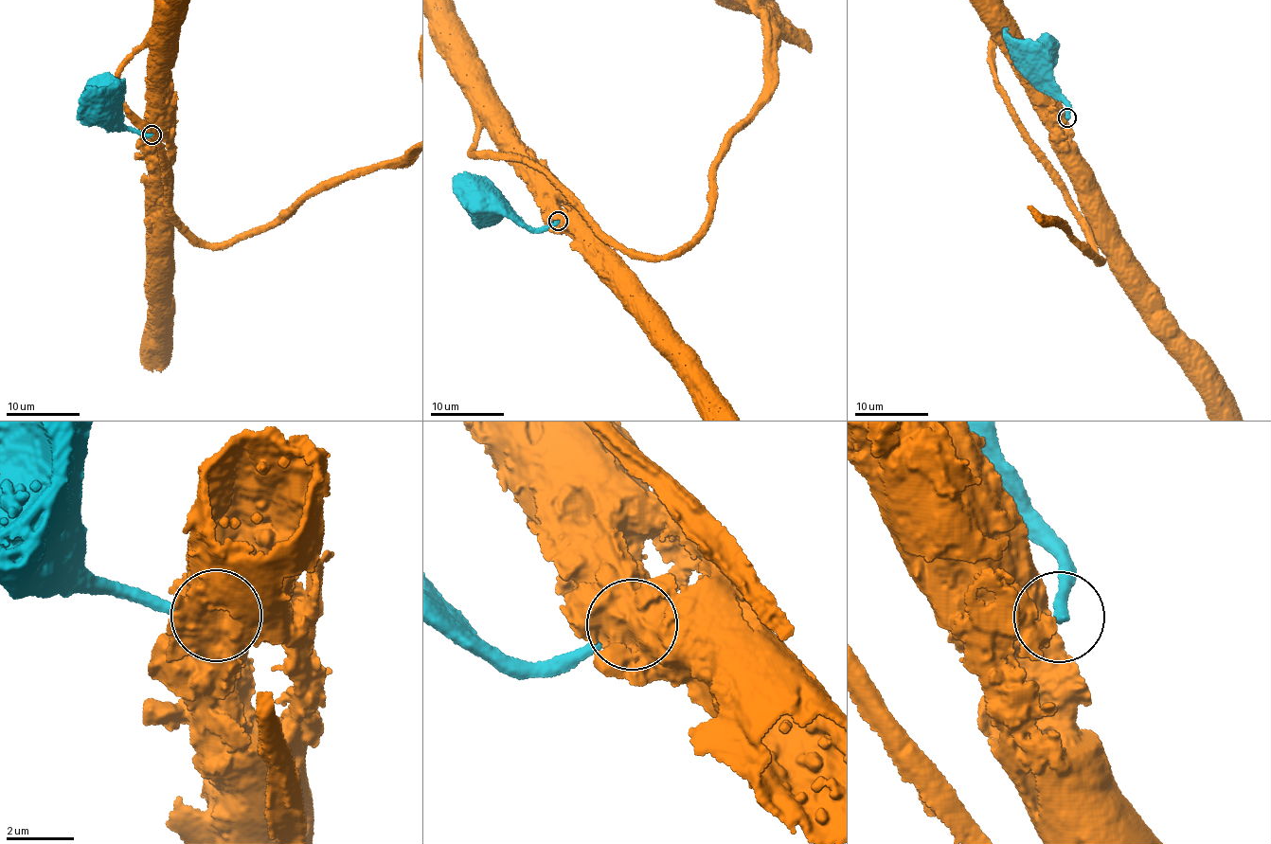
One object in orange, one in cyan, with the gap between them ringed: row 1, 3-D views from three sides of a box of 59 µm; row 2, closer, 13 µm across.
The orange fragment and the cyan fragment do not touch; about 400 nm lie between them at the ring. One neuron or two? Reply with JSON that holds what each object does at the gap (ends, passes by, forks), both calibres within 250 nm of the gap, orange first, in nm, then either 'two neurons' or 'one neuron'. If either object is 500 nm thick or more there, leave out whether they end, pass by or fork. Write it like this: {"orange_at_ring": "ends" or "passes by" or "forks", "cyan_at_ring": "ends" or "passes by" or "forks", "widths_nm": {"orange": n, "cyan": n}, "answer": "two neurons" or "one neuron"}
{"widths_nm": {"orange": 750, "cyan": 320}, "answer": "two neurons"}

